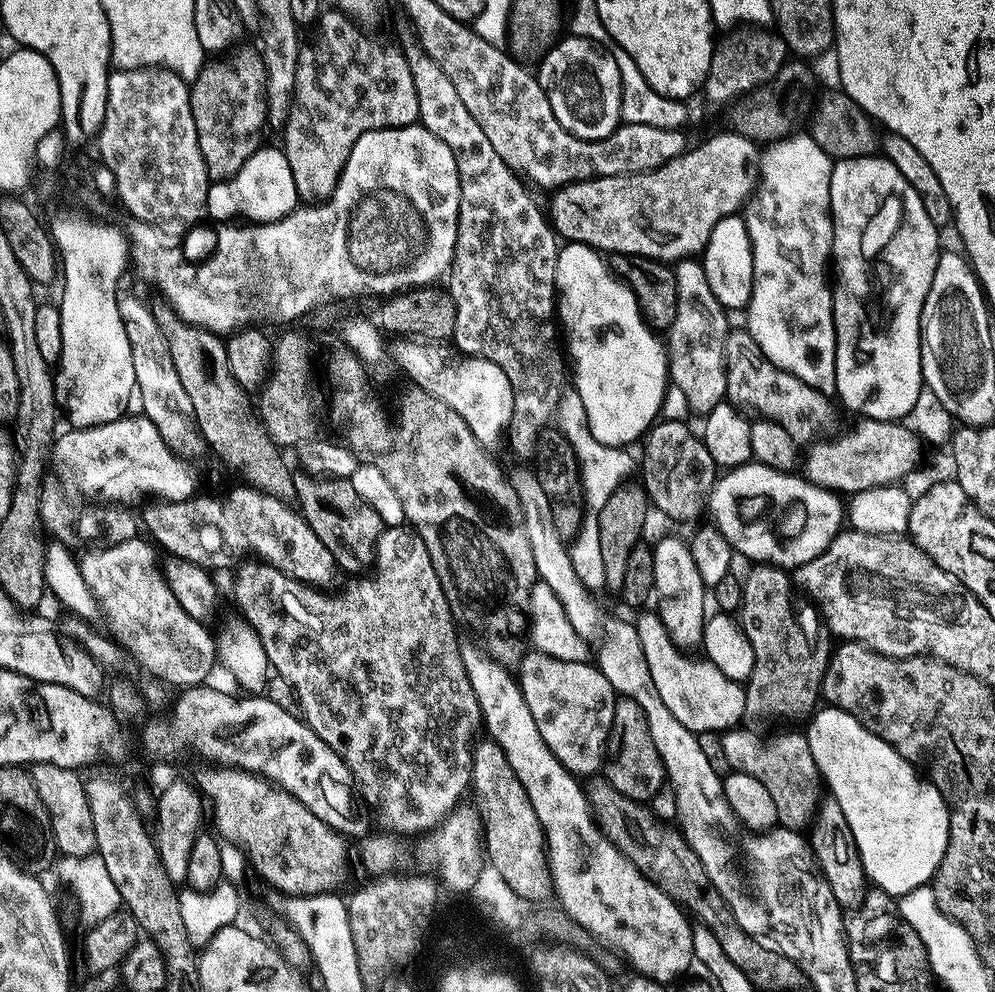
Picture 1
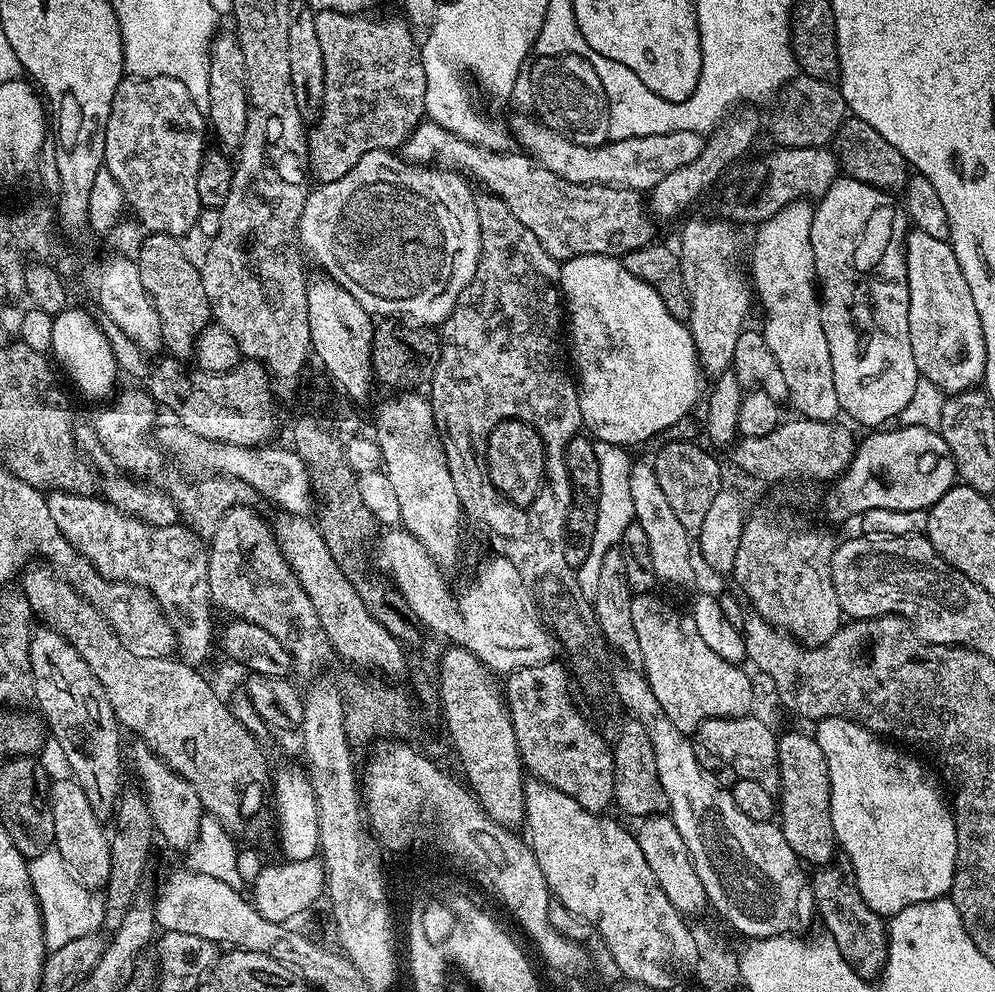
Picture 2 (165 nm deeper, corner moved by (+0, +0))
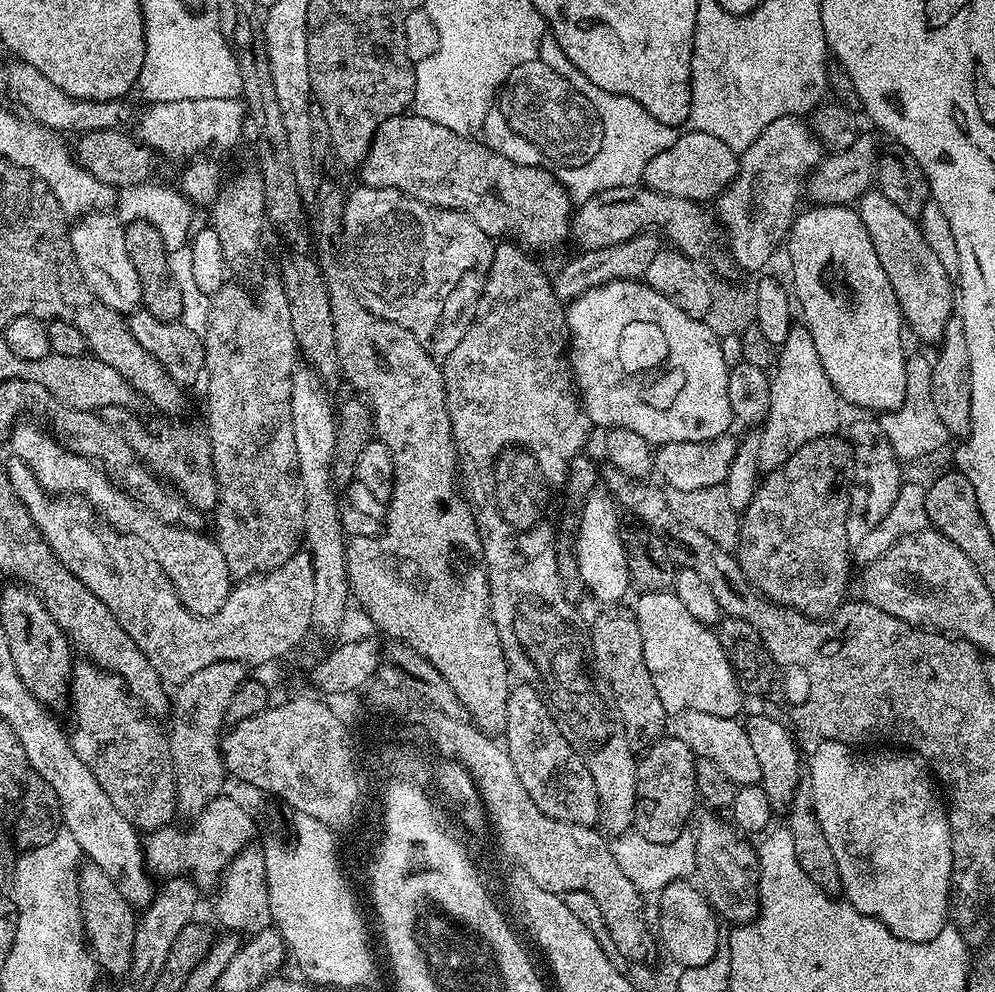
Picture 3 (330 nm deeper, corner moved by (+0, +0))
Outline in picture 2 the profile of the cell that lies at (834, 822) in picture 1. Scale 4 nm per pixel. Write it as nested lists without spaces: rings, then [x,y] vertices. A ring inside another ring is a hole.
[[[781,731],[776,749],[780,771],[778,823],[786,843],[805,865],[829,865],[837,855],[838,845],[830,822],[830,774],[826,754],[822,754],[822,746],[818,746],[815,735],[808,733],[807,736],[804,732]]]

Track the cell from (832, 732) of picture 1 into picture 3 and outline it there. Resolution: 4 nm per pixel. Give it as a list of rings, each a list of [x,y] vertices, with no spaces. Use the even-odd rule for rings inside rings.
[[[820,740],[812,752],[812,765],[807,765],[806,776],[812,781],[814,810],[817,811],[818,821],[822,824],[823,833],[830,842],[831,853],[838,866],[838,878],[841,879],[840,892],[854,910],[882,922],[886,930],[890,930],[898,938],[906,942],[930,942],[942,934],[946,921],[950,916],[950,897],[952,894],[952,831],[948,825],[948,809],[934,777],[923,758],[909,754],[904,750],[857,750],[853,745]]]

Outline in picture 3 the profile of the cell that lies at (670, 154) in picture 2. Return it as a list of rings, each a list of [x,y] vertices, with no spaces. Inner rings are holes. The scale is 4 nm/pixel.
[[[688,130],[685,136],[677,135],[669,149],[662,150],[650,159],[642,180],[647,187],[653,188],[663,196],[712,202],[732,183],[739,168],[738,153],[730,150],[726,142],[714,138],[714,134]]]

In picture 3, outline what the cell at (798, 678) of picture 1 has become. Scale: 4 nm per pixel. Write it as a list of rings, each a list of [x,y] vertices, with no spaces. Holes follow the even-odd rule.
[[[833,434],[814,438],[802,446],[802,450],[794,450],[782,466],[778,466],[773,472],[767,473],[759,481],[754,498],[748,508],[743,509],[740,517],[740,542],[738,545],[738,559],[742,570],[755,588],[764,595],[767,600],[773,600],[775,604],[781,604],[787,608],[793,608],[795,612],[800,612],[803,616],[810,616],[814,620],[823,620],[831,617],[832,613],[839,610],[841,604],[845,603],[848,592],[848,560],[850,564],[850,547],[847,542],[846,518],[848,507],[850,506],[851,478],[854,474],[854,454],[847,439],[843,435]]]

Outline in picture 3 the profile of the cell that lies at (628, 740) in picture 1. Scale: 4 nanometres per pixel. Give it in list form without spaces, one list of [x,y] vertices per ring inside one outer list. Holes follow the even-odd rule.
[[[668,734],[647,745],[648,753],[636,765],[636,801],[634,828],[642,838],[660,844],[672,844],[689,827],[688,819],[698,805],[696,794],[697,756],[674,735]]]

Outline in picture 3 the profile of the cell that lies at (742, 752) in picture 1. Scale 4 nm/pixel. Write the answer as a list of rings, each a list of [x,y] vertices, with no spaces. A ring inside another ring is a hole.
[[[686,710],[671,717],[670,732],[686,742],[697,758],[714,762],[714,766],[718,766],[718,770],[722,770],[722,774],[737,786],[760,783],[762,770],[754,755],[754,746],[750,746],[750,738],[739,719],[718,718],[718,714],[705,714],[702,710]]]

